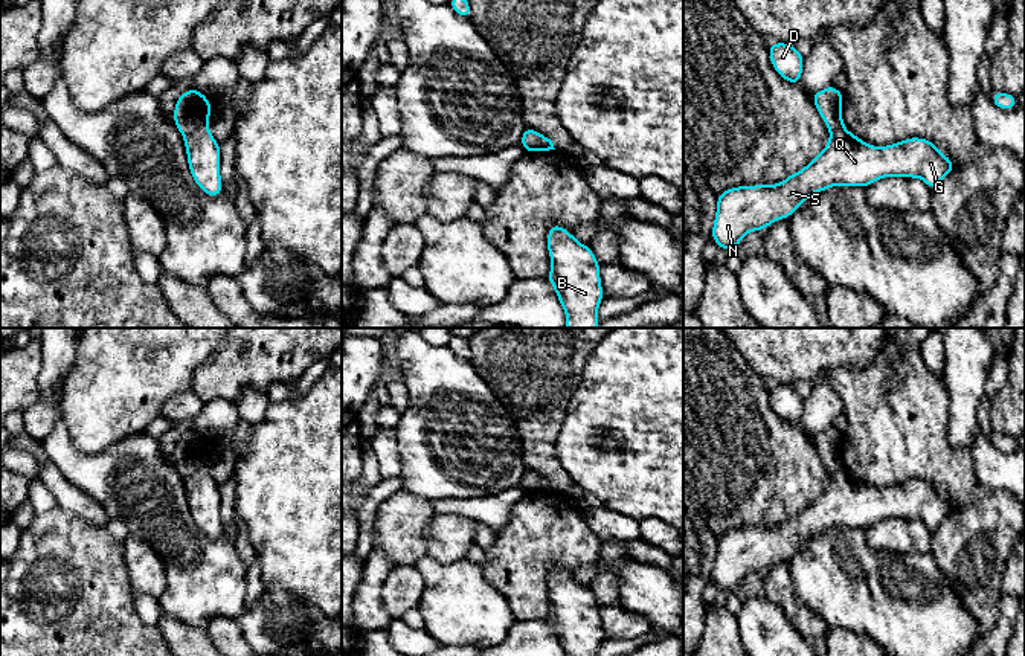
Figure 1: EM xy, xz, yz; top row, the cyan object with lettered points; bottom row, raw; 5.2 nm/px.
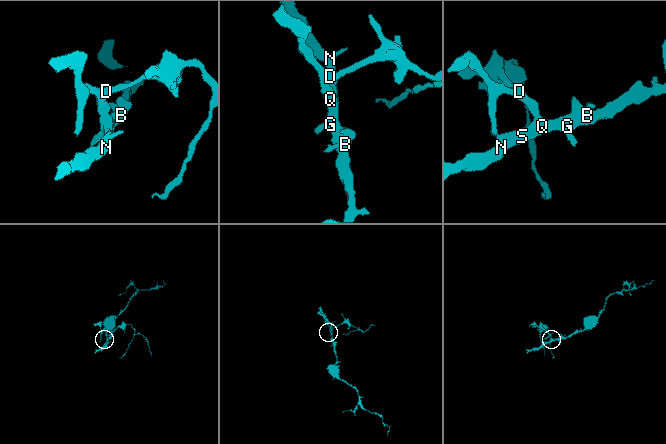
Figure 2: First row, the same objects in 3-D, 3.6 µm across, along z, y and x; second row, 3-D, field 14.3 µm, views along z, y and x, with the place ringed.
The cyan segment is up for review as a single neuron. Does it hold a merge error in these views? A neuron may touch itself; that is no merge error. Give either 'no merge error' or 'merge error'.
no merge error

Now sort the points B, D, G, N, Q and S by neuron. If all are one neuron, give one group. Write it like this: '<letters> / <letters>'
B D G N Q S

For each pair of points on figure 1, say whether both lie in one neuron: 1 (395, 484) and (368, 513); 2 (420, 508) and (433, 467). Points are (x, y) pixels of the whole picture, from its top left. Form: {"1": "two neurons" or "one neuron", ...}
{"1": "one neuron", "2": "two neurons"}

